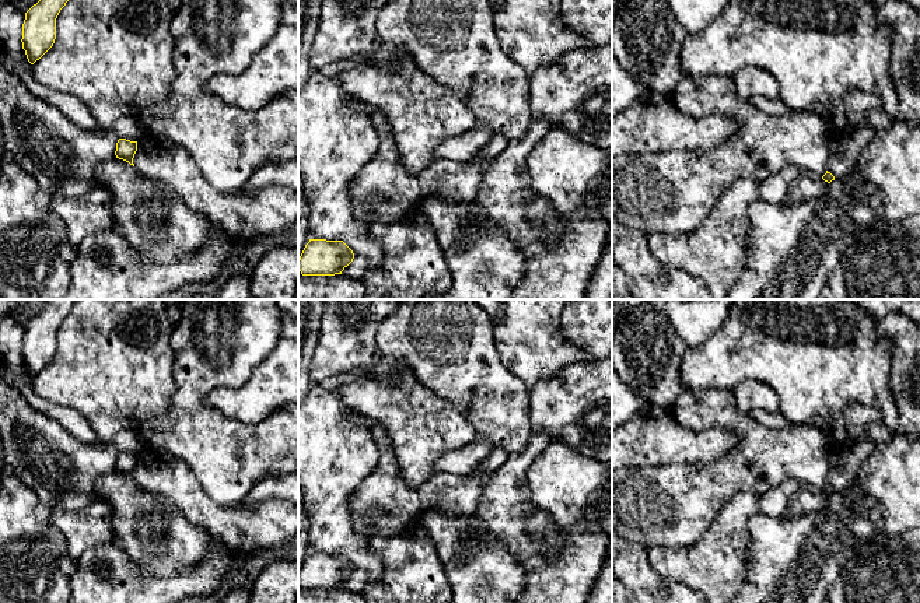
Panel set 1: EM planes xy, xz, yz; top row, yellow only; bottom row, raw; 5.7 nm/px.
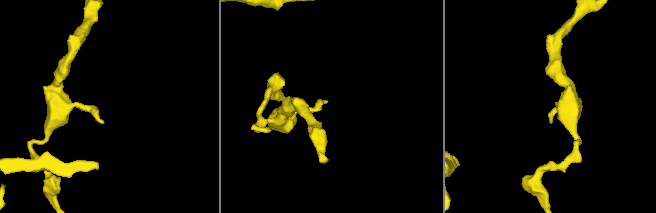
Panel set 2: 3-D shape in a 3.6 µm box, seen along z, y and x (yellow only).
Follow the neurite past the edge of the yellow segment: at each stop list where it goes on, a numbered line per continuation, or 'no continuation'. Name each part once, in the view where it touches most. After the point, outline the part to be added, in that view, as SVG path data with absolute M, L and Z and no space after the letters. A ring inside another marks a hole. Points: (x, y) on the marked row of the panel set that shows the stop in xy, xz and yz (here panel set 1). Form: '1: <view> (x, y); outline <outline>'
no continuation

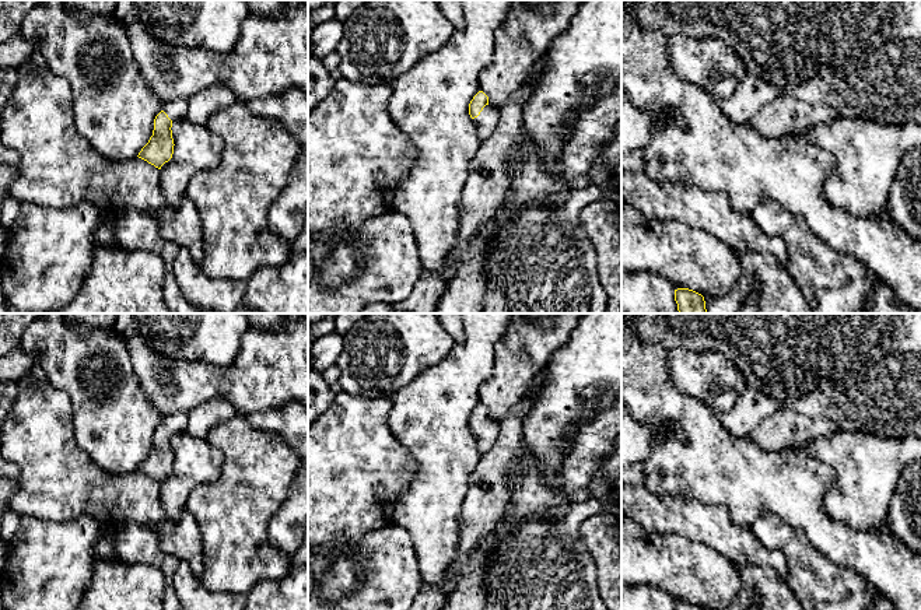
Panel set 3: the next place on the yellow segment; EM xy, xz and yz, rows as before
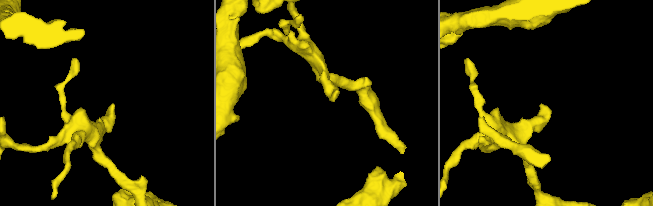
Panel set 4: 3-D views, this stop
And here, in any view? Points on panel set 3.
1: xz (486, 122); outline M486 105L480 115L473 119L476 125L476 133L481 141L495 132L498 120L500 109L490 105Z

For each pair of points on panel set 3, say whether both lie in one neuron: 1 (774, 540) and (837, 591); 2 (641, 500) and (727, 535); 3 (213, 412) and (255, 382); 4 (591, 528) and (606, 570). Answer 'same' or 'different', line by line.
1: same
2: same
3: different
4: same

